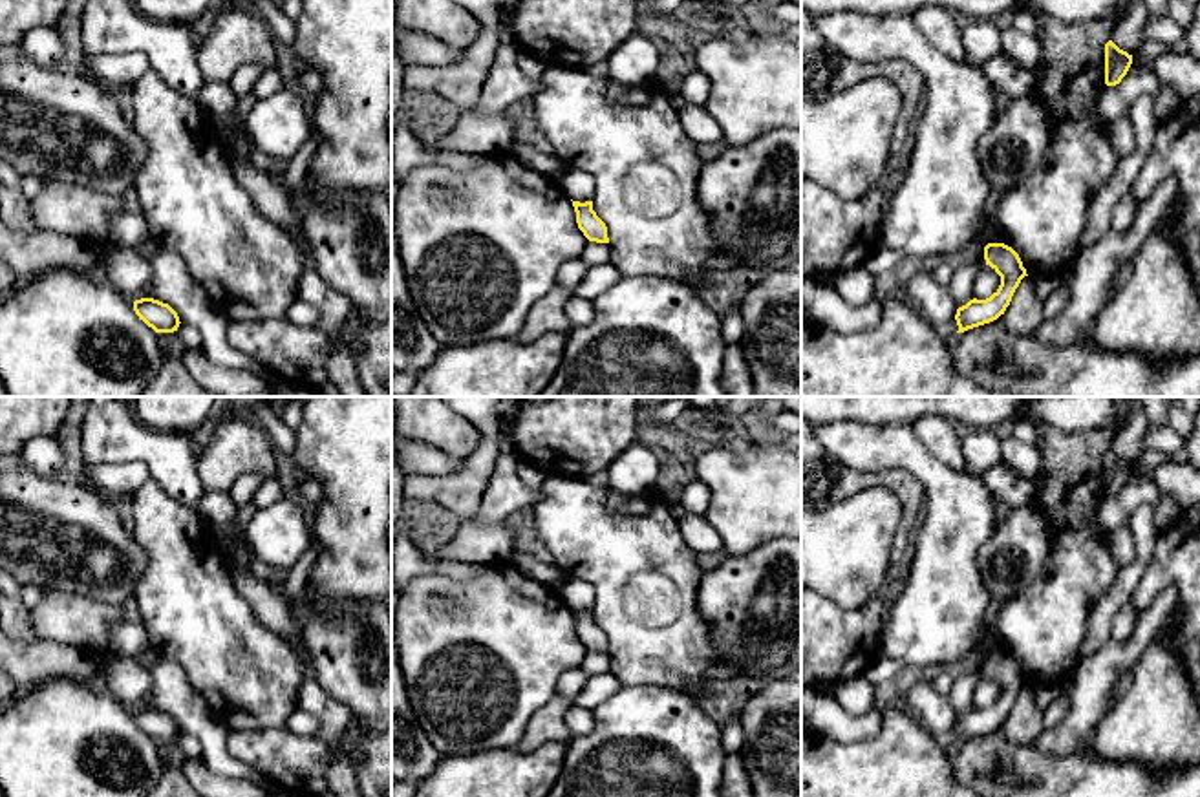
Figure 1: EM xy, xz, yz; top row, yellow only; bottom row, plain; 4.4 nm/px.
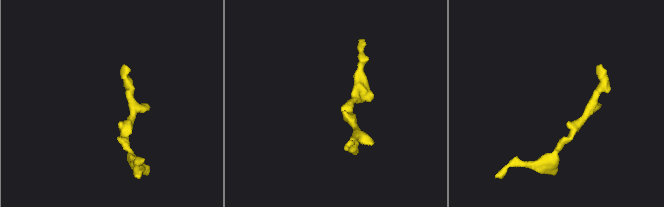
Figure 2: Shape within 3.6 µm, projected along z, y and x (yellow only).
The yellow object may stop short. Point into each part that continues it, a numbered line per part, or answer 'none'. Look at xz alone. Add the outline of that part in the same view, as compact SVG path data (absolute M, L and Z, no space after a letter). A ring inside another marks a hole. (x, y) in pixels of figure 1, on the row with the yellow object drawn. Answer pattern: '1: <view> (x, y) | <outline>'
none

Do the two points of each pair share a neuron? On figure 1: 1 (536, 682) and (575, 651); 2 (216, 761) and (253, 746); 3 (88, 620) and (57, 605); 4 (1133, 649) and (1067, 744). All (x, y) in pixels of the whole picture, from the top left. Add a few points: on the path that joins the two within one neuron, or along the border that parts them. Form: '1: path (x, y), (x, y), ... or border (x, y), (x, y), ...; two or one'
1: path (546, 673), (566, 653); one
2: border (227, 730), (227, 750), (266, 777); two
3: path (81, 620), (74, 620), (64, 613); one
4: path (1109, 673), (1091, 691), (1080, 721); one

